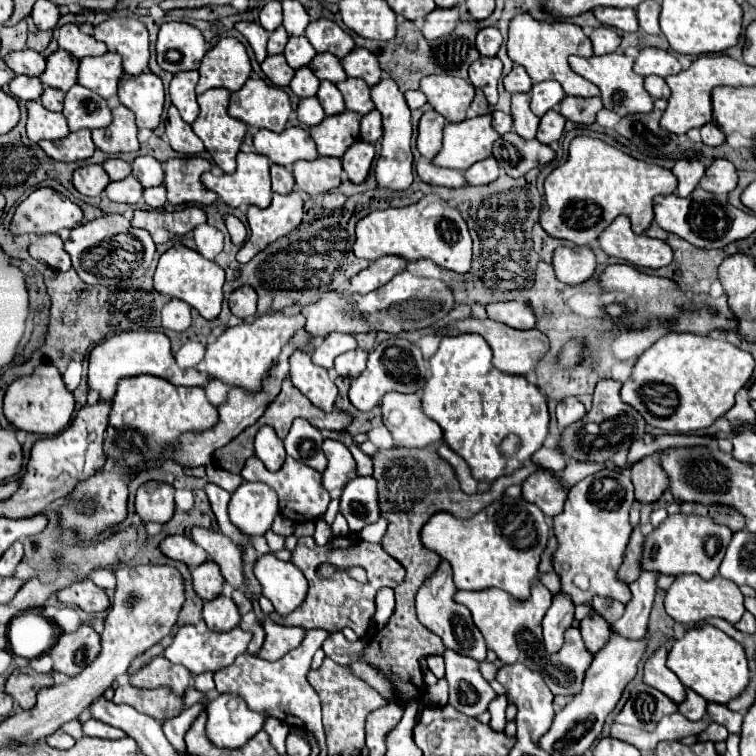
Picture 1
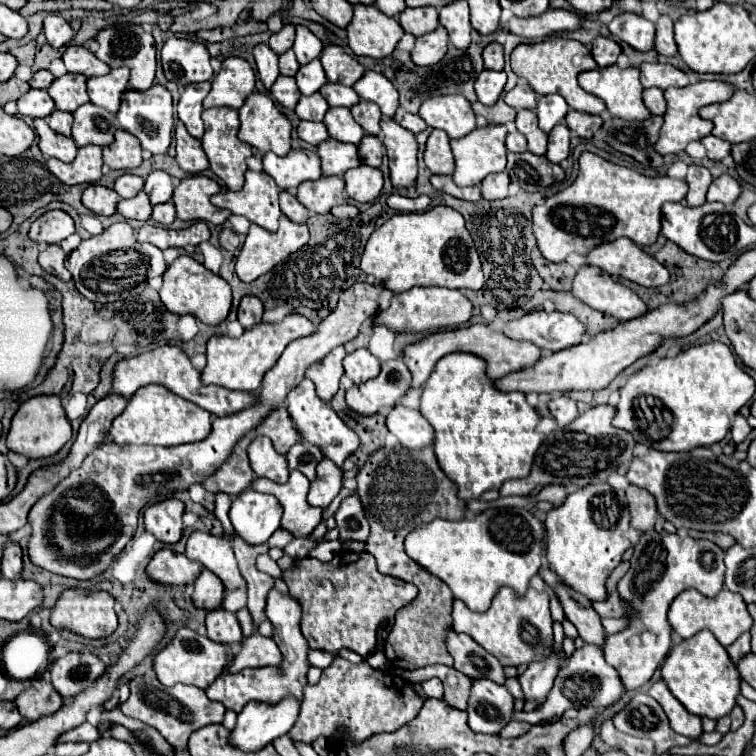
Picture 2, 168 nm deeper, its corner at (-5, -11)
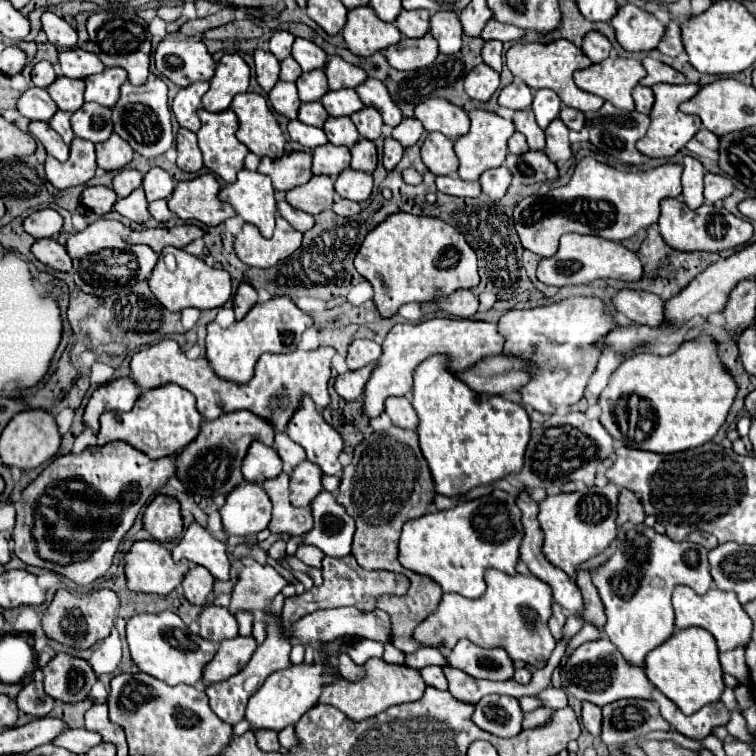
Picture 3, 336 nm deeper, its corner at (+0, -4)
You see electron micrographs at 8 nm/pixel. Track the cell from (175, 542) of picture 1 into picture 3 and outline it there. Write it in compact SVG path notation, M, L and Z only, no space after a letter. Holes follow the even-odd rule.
M136 541L126 553L128 587L138 593L168 595L188 573L188 561L174 561L170 549L158 541Z

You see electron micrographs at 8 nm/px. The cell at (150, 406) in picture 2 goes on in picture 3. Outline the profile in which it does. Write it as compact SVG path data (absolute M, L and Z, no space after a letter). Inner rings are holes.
M166 383L156 389L144 391L128 413L120 413L116 417L114 413L104 413L100 417L98 445L122 439L128 441L130 445L136 445L136 449L150 453L150 457L164 457L168 453L178 453L196 439L200 431L200 417L202 415L196 411L194 395L178 385Z

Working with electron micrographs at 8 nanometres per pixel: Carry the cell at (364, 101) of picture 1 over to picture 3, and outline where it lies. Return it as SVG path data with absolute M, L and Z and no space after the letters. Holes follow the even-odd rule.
M364 107L364 109L356 111L356 113L352 113L350 117L352 117L352 121L354 121L354 125L356 125L358 133L360 133L360 137L370 139L370 141L376 141L382 135L380 133L382 117L380 117L380 113L376 109Z

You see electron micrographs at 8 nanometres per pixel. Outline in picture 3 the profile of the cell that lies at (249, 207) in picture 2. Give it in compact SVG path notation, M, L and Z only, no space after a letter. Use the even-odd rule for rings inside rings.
M242 169L238 181L220 189L218 199L230 203L234 211L246 221L260 229L264 237L272 237L276 219L276 199L270 177Z

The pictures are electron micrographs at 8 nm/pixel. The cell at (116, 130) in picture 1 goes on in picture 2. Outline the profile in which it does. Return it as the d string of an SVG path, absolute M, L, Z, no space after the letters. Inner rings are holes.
M119 130L115 134L115 142L103 148L103 164L111 170L133 170L141 164L141 146L133 134Z

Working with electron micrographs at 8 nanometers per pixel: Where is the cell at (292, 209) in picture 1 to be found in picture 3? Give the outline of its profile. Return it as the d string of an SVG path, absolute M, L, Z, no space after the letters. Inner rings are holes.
M278 215L274 237L266 239L258 233L256 225L246 223L242 227L242 233L236 235L234 251L238 259L250 267L272 267L280 259L292 255L300 245L302 233Z

